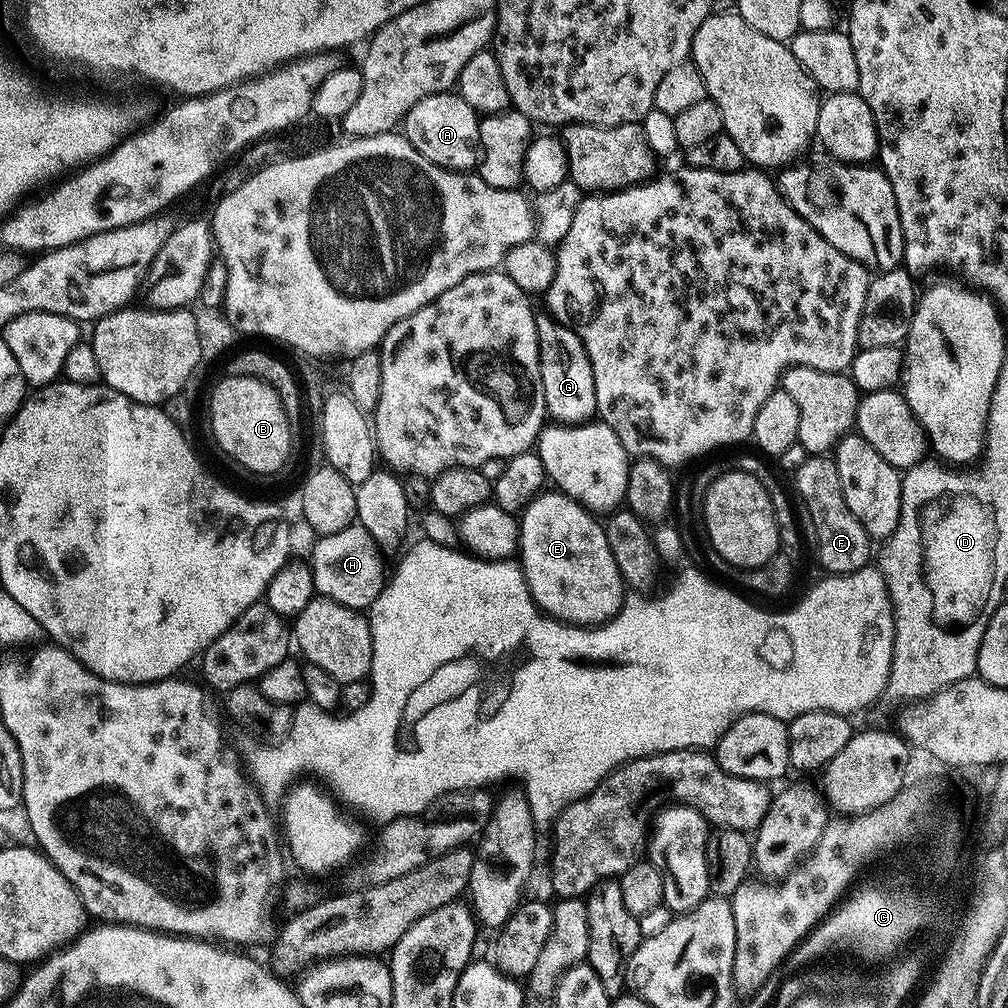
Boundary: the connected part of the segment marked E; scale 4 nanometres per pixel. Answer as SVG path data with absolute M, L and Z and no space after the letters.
M551 491L532 499L518 520L518 563L524 580L541 612L552 619L577 626L606 624L623 606L626 592L616 569L616 559L610 554L604 524L563 491Z

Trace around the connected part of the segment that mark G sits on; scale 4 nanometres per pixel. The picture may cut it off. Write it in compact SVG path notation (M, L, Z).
M540 314L536 317L536 337L540 355L540 377L544 391L544 406L553 421L564 426L575 426L588 422L597 415L596 390L591 362L584 343L572 328L567 328L553 320L551 315Z

